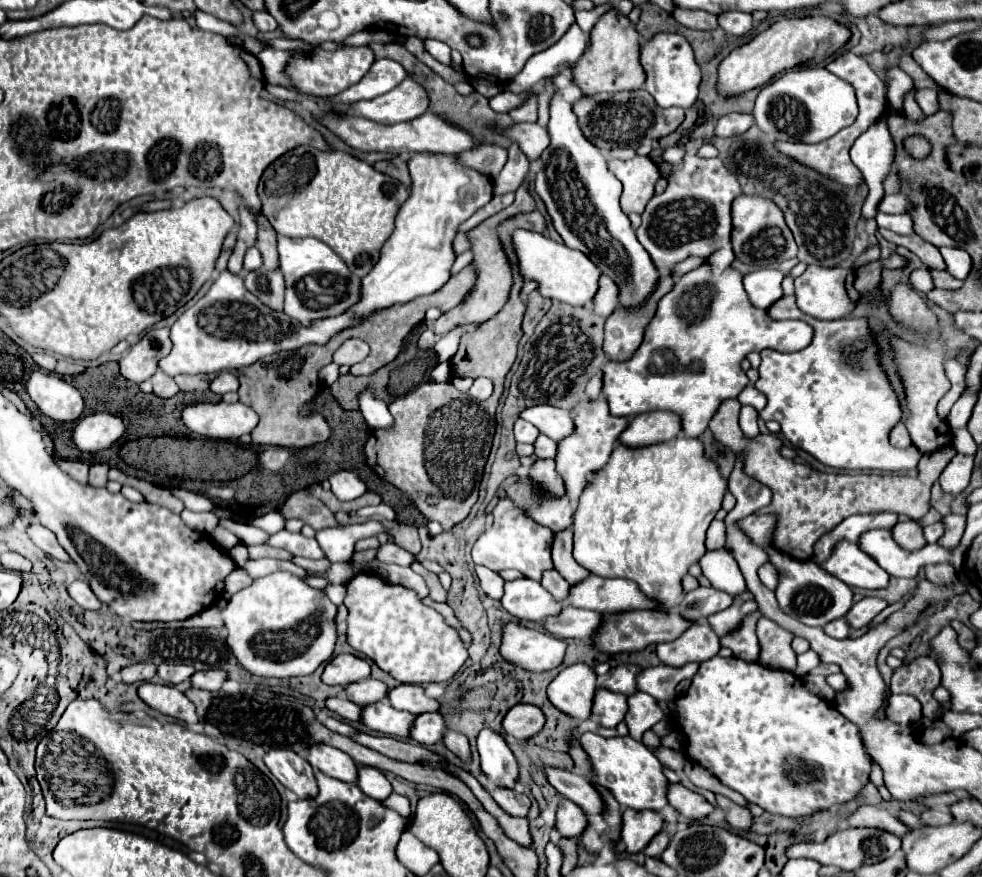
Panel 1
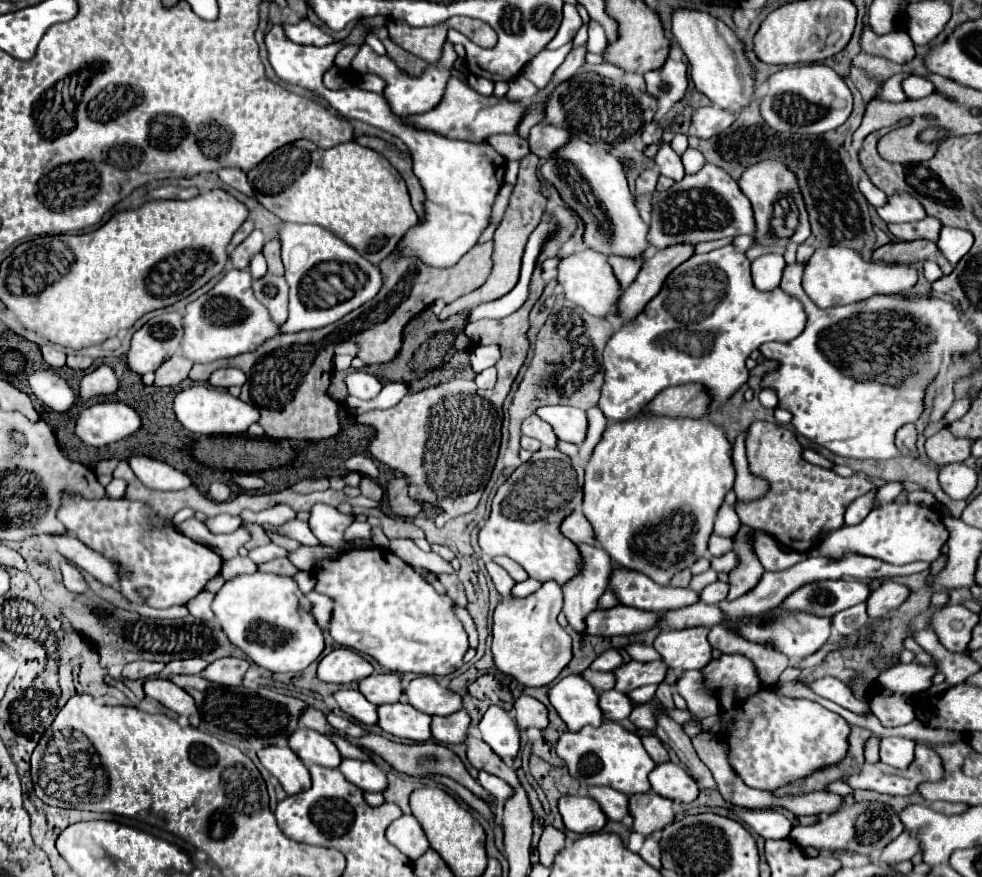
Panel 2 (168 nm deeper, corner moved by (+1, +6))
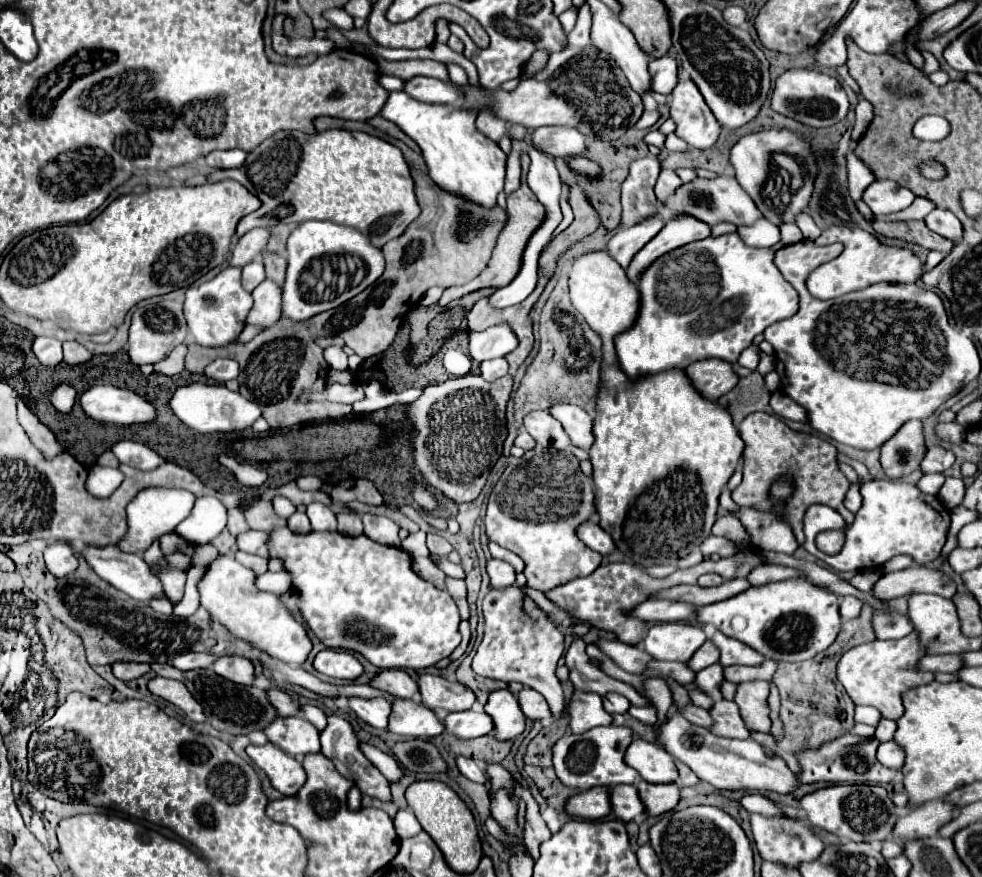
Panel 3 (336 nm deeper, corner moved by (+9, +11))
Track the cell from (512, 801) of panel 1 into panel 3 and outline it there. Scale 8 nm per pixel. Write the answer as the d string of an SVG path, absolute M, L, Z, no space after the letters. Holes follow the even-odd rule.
M464 755L456 757L456 767L458 767L458 771L460 771L464 777L468 777L470 781L476 781L476 783L484 783L484 781L486 781L480 765L478 765L472 757L464 757Z

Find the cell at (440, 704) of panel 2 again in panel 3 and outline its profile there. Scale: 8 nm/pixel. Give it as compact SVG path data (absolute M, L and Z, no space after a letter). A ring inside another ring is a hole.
M420 675L418 685L422 703L432 711L468 711L476 703L472 689L458 681L448 681L440 675Z

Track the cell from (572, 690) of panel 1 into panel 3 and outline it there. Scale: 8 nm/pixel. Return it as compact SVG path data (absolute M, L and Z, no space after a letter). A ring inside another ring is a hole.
M576 693L580 699L570 701L568 715L572 733L586 733L598 725L612 725L612 715L606 713L602 705L602 697L594 693Z

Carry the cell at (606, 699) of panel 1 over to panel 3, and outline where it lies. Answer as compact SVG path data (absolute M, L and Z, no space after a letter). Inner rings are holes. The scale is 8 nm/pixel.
M608 693L604 695L604 709L608 713L626 713L630 707L630 701L626 697L622 697L620 693Z

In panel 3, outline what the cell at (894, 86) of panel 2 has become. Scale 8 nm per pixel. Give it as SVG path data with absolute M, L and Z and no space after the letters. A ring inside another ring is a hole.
M922 50L920 52L921 52L921 55L924 57L924 65L921 69L921 72L924 75L928 76L930 73L940 69L939 62L931 53L925 50Z

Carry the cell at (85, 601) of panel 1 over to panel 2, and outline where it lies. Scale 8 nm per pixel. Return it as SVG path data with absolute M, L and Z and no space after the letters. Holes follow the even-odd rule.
M64 562L62 564L62 576L64 576L64 586L70 590L70 592L78 592L78 594L84 594L88 590L88 584L84 580L84 576L80 574L80 570L70 564L70 562Z

